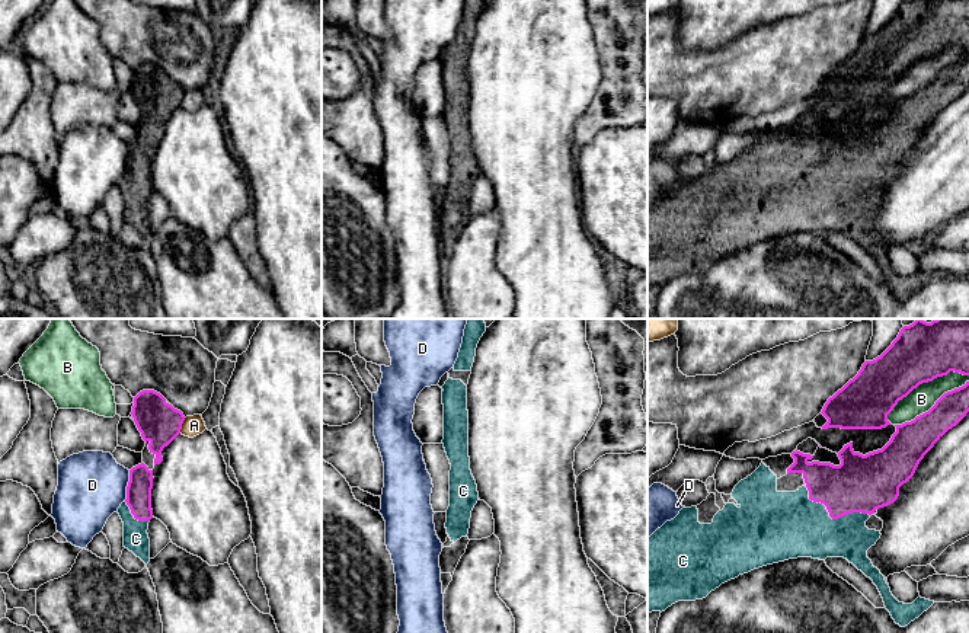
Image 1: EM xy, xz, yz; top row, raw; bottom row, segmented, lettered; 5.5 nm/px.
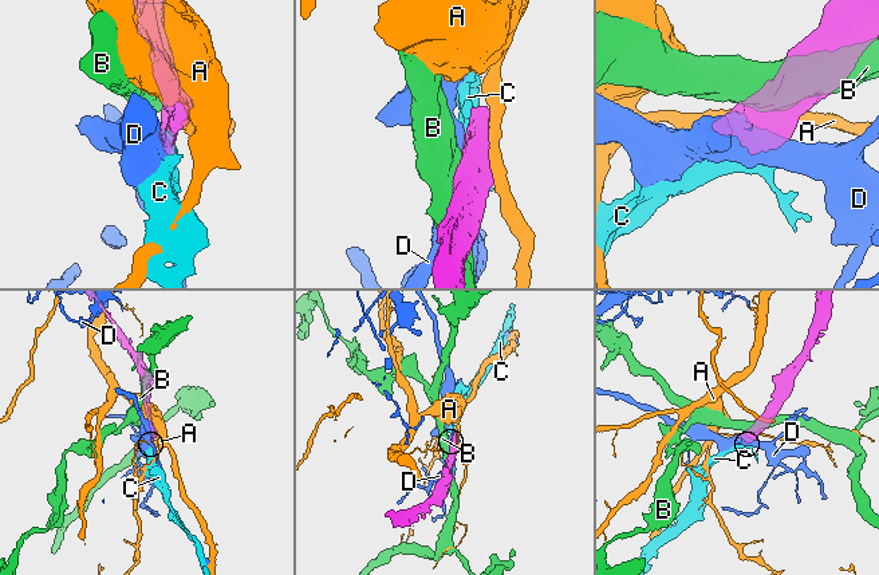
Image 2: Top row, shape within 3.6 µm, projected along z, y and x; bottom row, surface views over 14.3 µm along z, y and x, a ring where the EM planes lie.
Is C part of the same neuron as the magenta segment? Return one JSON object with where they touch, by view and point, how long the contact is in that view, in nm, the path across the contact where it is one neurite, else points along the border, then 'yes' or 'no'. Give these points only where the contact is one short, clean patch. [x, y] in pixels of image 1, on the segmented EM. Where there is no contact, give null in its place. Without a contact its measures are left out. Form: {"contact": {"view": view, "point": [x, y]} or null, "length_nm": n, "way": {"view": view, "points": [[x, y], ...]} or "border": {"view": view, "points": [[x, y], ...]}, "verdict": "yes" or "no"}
{"contact": {"view": "yz", "point": [831, 517]}, "length_nm": 400, "verdict": "yes"}

